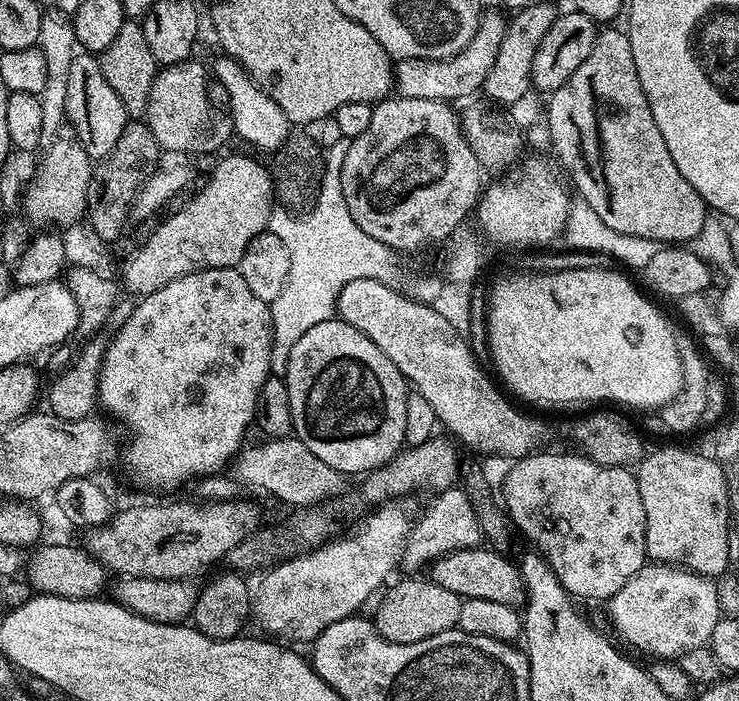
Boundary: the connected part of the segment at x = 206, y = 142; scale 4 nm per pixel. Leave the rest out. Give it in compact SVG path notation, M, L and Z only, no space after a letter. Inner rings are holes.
M196 58L166 64L157 71L148 94L146 123L165 152L192 154L195 148L215 146L215 138L208 133L208 80Z

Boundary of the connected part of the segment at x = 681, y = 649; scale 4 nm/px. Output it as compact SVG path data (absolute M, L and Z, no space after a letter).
M661 562L645 563L642 570L638 570L638 574L634 574L634 578L630 578L630 582L626 582L626 586L622 586L622 590L618 590L618 594L614 594L610 601L612 607L612 620L616 623L616 628L633 644L636 648L650 650L654 652L658 658L679 658L684 653L693 651L695 647L702 647L707 645L712 638L712 631L714 626L720 619L722 619L722 611L720 612L720 596L716 593L716 588L711 579L707 576L700 576L697 572L691 572L683 566L675 564L664 564Z

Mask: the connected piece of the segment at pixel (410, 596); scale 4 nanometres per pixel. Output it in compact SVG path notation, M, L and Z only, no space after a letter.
M430 578L400 580L390 588L379 597L380 605L377 606L374 617L376 630L383 640L409 644L457 627L461 597L450 594L450 590L438 586Z

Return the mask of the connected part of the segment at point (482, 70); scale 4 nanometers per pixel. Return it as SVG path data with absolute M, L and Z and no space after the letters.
M485 11L480 18L480 25L470 42L458 55L450 60L423 60L422 58L406 58L395 61L394 88L399 95L406 98L430 98L445 102L457 102L463 96L479 93L484 87L484 80L490 74L490 66L494 66L494 57L498 54L498 46L502 46L502 34L506 27L506 16L500 12Z

